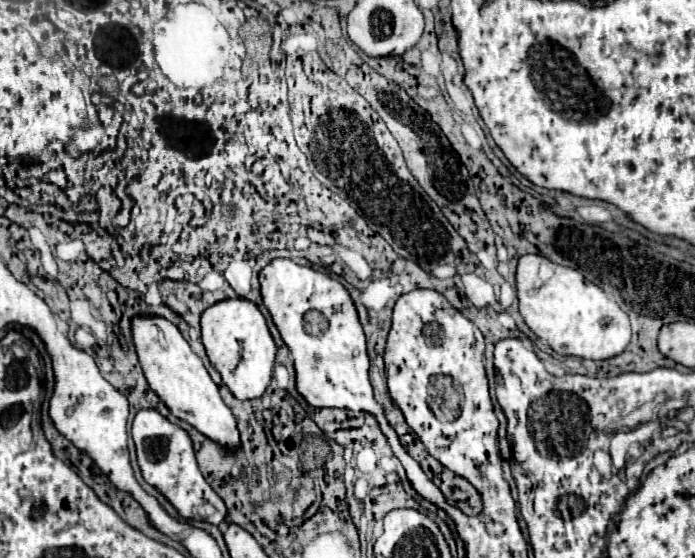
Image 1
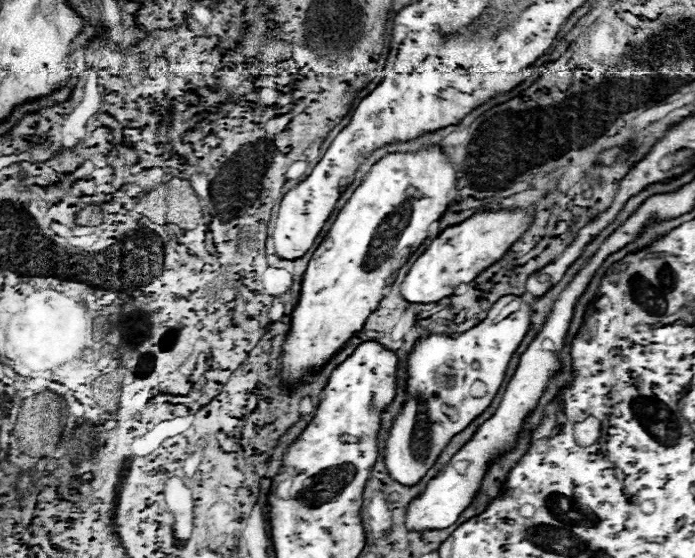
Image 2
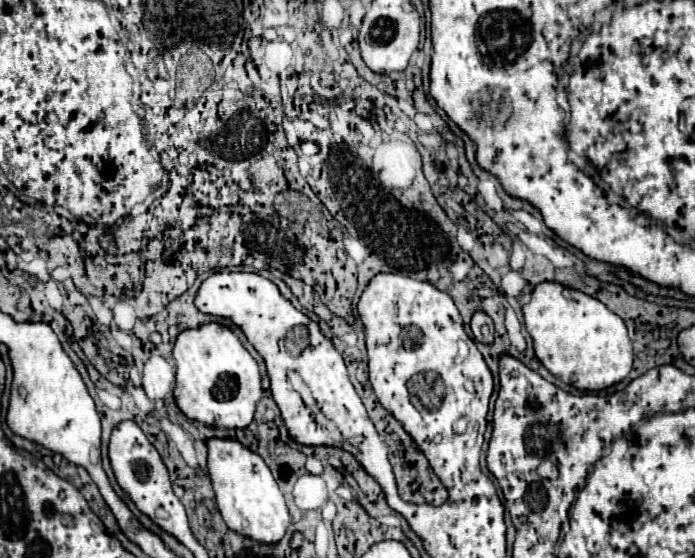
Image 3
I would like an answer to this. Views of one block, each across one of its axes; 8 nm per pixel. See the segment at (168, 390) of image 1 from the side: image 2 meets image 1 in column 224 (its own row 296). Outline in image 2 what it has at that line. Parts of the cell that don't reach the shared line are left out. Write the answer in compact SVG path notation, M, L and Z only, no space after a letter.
M522 208L510 210L484 210L476 212L464 222L446 228L440 236L428 246L428 250L412 264L410 274L402 282L402 296L408 302L428 304L438 302L446 296L452 296L460 284L472 282L484 268L496 264L510 246L526 232L530 226L532 214Z

